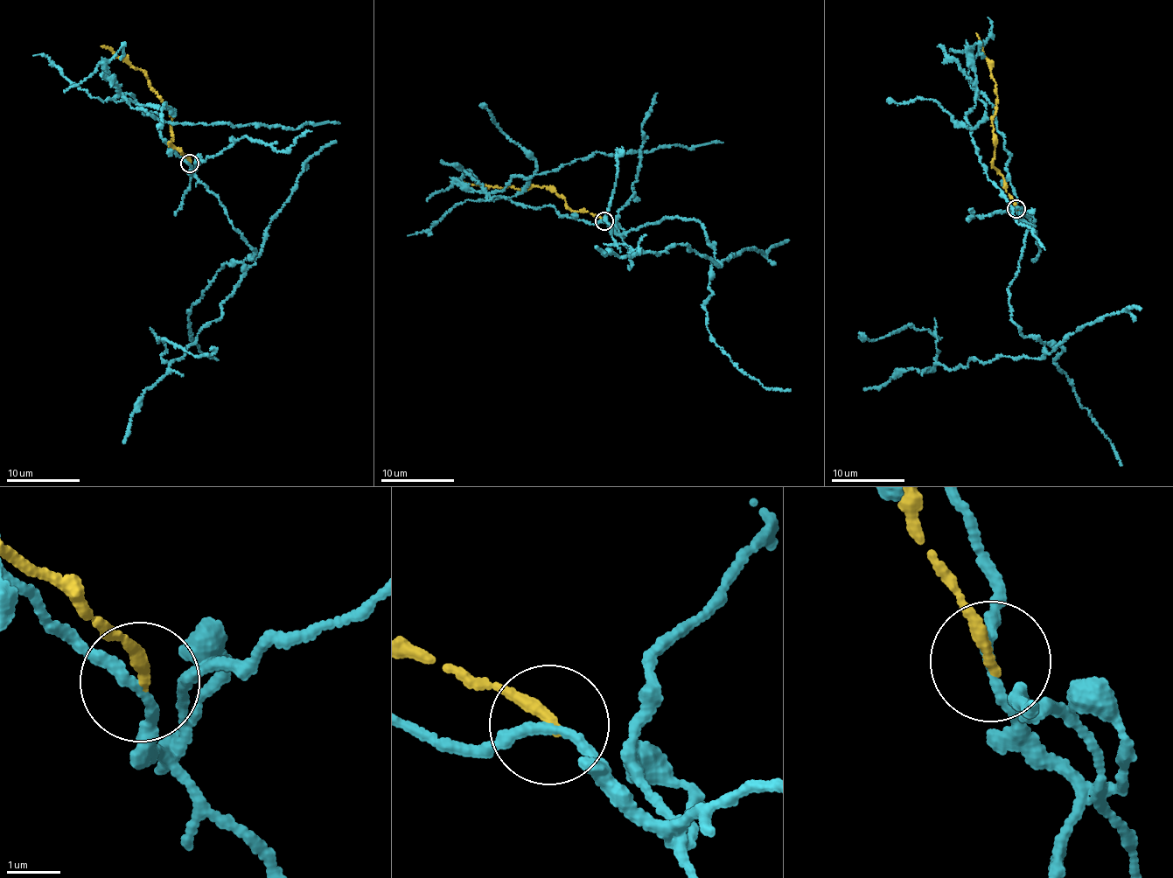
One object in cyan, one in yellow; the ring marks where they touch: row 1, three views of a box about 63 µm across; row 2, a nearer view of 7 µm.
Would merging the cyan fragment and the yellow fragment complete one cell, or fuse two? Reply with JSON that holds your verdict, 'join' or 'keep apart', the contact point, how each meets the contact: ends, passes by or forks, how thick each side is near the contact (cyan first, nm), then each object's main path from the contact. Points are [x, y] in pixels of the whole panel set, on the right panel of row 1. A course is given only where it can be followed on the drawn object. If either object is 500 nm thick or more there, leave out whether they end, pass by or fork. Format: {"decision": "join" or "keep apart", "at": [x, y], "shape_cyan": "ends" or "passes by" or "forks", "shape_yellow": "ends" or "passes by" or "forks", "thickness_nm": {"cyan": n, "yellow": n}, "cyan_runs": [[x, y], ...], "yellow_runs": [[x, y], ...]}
{"decision": "keep apart", "at": [1016, 208], "shape_cyan": "passes by", "shape_yellow": "ends", "thickness_nm": {"cyan": 180, "yellow": 240}, "cyan_runs": [[1015, 208], [1029, 230], [1012, 322], [1044, 354], [951, 369], [927, 329], [859, 332]], "yellow_runs": [[1015, 208], [993, 166], [995, 84], [976, 33]]}

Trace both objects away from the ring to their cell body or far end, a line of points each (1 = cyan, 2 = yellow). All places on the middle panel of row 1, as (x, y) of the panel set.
1: (604, 220), (622, 235), (696, 219), (719, 265), (686, 244), (618, 244), (605, 212), (615, 149)
2: (604, 220), (567, 206), (564, 198), (549, 186), (522, 190), (450, 182)

